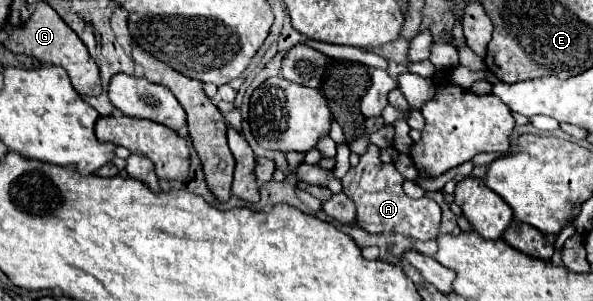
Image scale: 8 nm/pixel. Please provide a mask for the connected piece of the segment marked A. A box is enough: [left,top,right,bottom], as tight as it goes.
[341,143,441,241]

